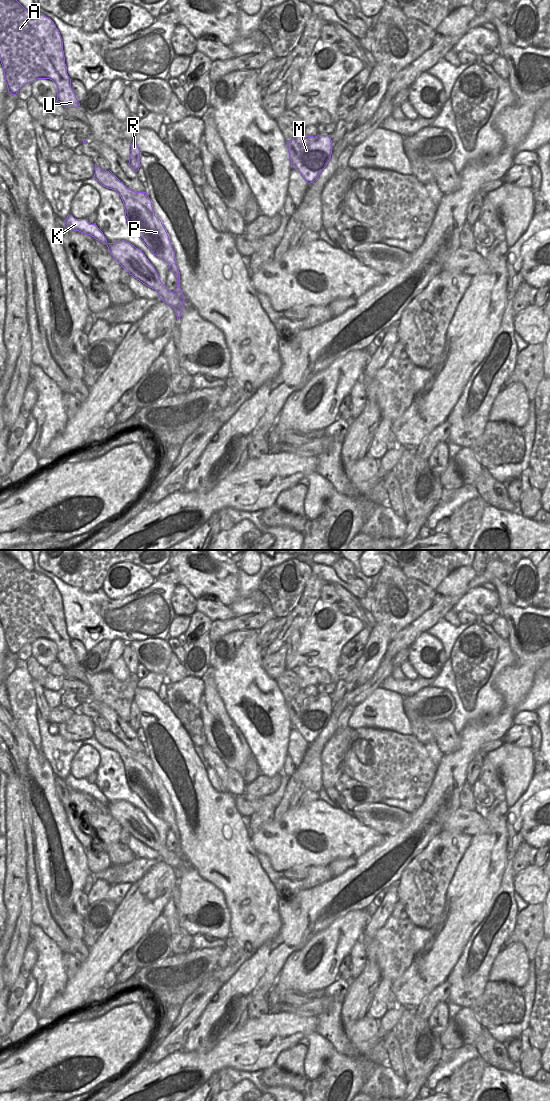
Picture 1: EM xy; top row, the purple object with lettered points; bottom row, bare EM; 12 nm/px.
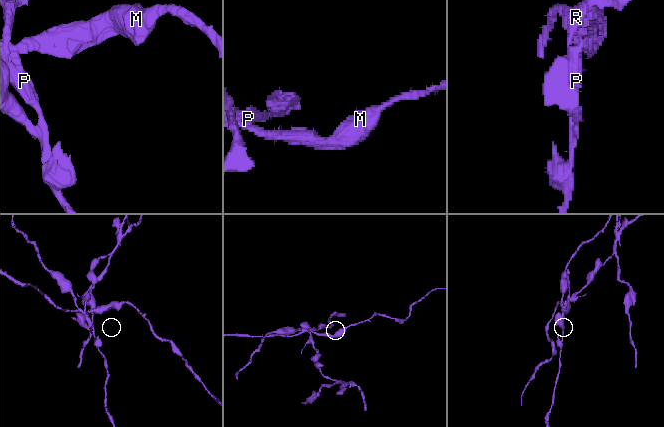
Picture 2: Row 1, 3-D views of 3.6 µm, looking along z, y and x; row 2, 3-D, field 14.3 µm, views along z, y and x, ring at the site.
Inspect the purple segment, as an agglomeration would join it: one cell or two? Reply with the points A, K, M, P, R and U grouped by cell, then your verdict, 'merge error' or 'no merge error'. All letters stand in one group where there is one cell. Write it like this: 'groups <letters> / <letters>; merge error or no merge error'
groups A K P R U / M; merge error

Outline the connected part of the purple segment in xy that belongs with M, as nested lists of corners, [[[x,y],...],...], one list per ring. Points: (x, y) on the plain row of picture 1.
[[[302,690],[287,702],[291,726],[310,744],[327,726],[332,714],[330,695],[306,695]]]

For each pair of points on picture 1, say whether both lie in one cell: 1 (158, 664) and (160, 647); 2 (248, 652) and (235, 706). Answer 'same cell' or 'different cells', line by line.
1: same cell
2: same cell

